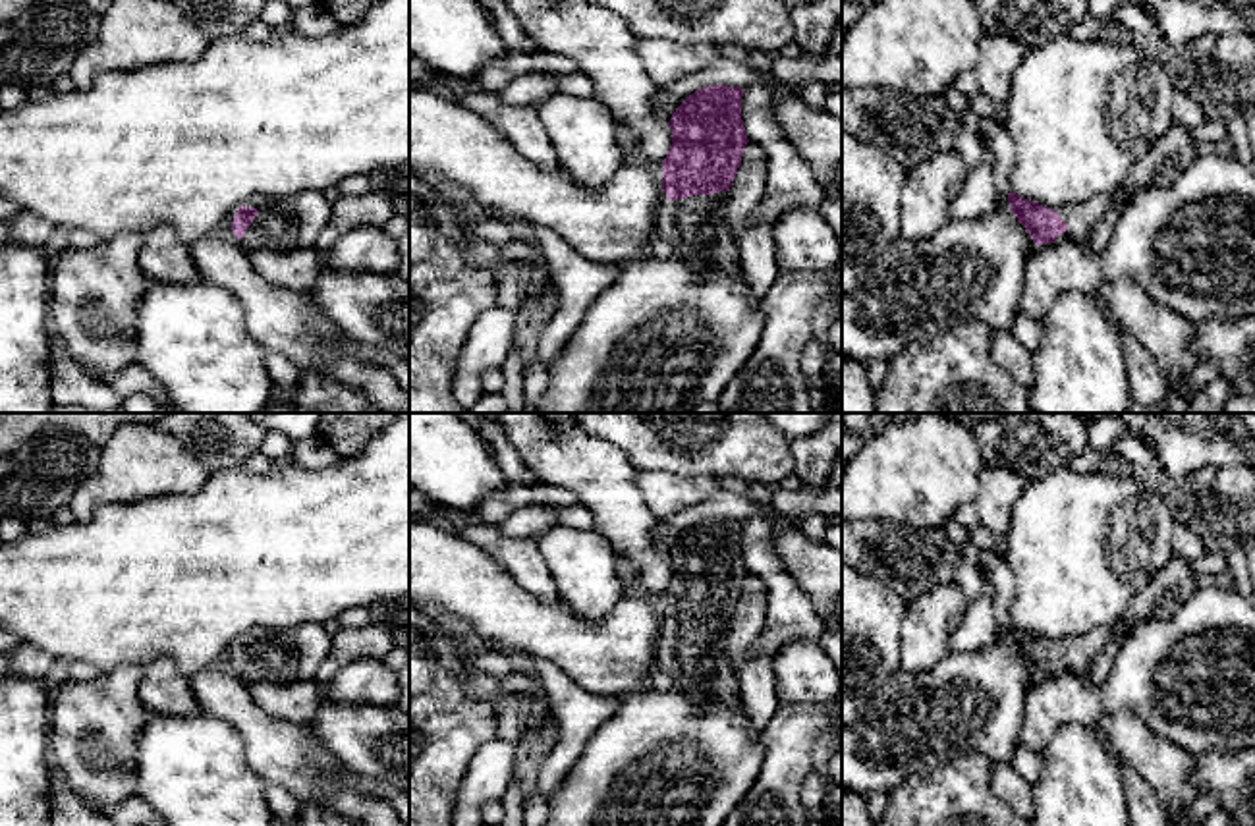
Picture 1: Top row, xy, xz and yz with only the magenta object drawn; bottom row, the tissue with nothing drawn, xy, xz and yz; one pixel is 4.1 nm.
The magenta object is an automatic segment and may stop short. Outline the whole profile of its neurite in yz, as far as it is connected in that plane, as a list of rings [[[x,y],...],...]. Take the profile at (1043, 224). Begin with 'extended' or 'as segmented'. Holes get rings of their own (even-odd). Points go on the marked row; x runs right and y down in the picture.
extended | [[[1008,193],[1010,210],[1027,230],[1035,245],[1054,241],[1087,241],[1093,228],[1104,218],[1114,205],[1116,195],[1089,199],[1083,205],[1060,206],[1056,210]]]

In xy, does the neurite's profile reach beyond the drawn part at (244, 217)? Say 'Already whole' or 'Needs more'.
Needs more

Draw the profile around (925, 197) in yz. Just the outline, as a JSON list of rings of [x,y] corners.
[[[956,151],[936,152],[907,168],[902,191],[902,237],[923,241],[948,220],[950,189],[965,178]]]

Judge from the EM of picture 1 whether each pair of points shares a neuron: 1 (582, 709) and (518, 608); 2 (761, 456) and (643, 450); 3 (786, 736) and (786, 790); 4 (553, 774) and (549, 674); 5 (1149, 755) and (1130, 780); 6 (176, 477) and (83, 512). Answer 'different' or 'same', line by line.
1: different
2: same
3: same
4: same
5: different
6: same

